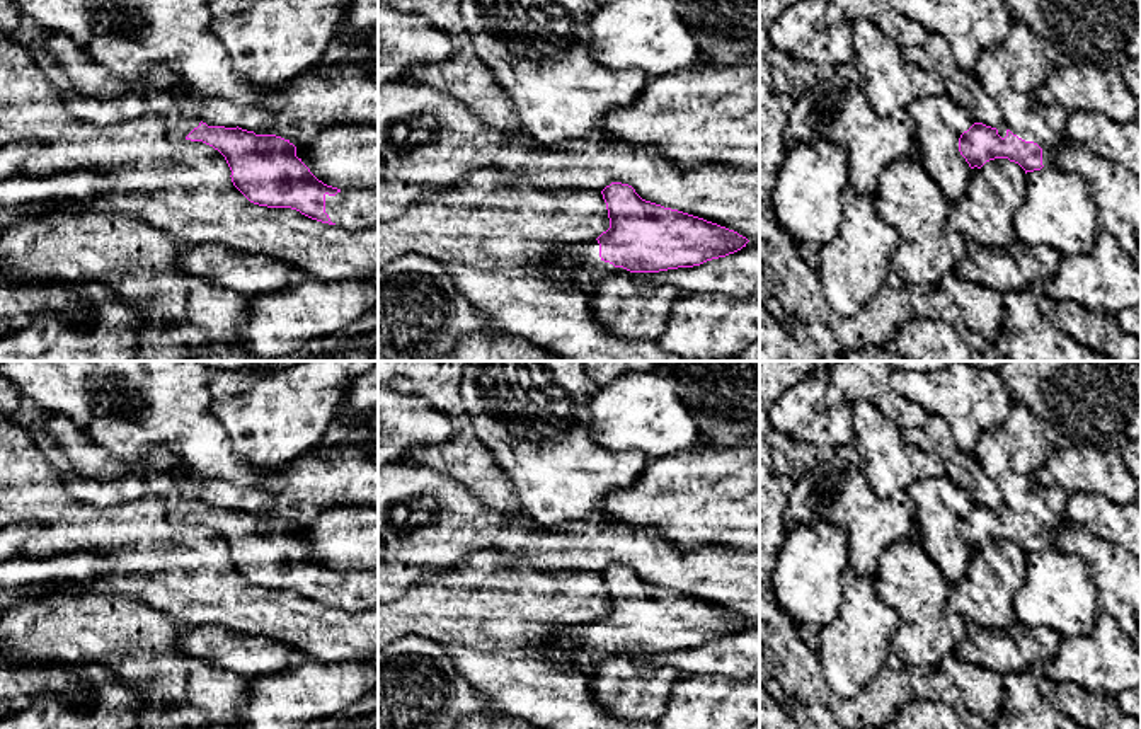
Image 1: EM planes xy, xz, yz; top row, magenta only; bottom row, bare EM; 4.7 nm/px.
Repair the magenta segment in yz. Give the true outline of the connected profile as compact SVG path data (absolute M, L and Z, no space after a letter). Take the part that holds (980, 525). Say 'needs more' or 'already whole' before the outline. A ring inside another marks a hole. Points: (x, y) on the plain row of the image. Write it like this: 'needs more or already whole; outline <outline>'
needs more; outline M1012 399L1006 421L984 433L972 453L1003 502L998 511L974 504L960 516L959 533L971 550L995 540L1008 540L1025 555L1056 545L1056 530L1068 521L1069 492L1037 480L1051 450L1030 409Z

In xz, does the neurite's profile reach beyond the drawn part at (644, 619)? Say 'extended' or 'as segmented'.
extended

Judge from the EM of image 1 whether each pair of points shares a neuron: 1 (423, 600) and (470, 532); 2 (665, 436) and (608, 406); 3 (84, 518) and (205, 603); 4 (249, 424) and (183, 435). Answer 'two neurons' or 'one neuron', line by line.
1: two neurons
2: one neuron
3: one neuron
4: two neurons

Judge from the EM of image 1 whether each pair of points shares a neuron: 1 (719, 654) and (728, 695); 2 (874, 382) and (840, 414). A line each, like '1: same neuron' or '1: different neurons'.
1: different neurons
2: different neurons

